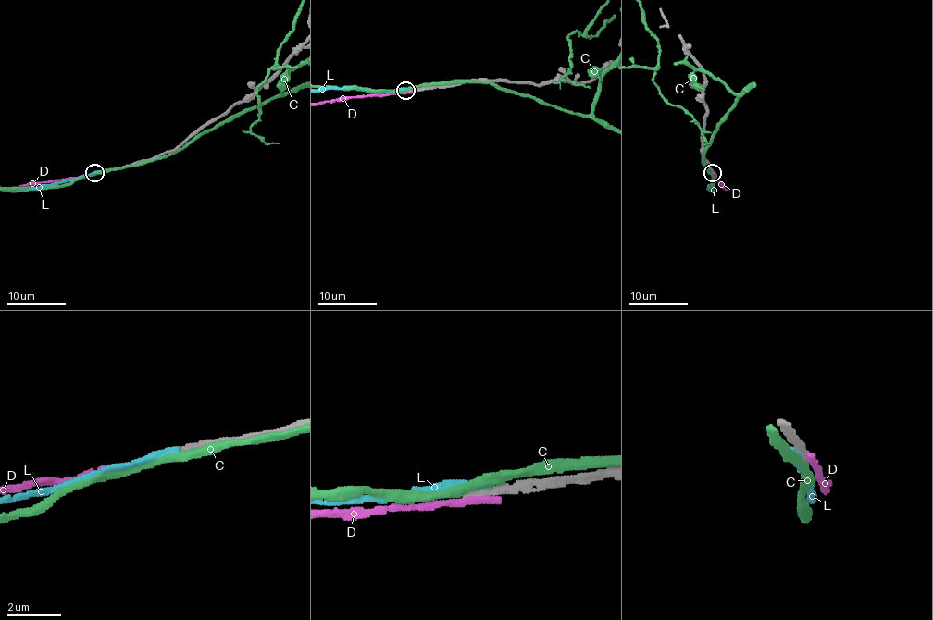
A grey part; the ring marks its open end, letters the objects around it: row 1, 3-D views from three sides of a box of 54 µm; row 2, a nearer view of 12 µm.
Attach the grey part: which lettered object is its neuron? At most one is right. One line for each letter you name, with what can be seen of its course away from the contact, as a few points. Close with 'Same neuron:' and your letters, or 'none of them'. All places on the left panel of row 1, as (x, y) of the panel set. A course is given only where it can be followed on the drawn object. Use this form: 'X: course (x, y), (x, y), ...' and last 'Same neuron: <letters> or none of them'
Same neuron: none of them

